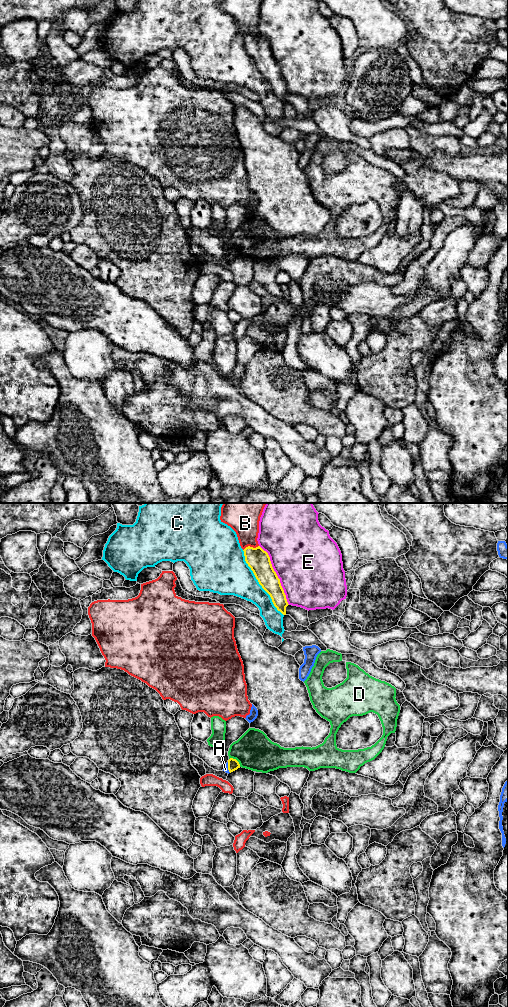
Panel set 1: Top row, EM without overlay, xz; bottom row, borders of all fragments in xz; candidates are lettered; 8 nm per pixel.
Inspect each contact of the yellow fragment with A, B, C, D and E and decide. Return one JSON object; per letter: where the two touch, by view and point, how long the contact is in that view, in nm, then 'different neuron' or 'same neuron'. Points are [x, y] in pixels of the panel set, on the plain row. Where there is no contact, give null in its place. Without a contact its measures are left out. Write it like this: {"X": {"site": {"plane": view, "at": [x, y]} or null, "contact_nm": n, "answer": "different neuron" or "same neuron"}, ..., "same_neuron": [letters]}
{"A": {"site": {"plane": "xz", "at": [228, 255]}, "contact_nm": 90, "answer": "different neuron"}, "B": {"site": {"plane": "xz", "at": [249, 34]}, "contact_nm": 130, "answer": "different neuron"}, "C": {"site": {"plane": "xz", "at": [259, 71]}, "contact_nm": 600, "answer": "different neuron"}, "D": {"site": {"plane": "xz", "at": [236, 248]}, "contact_nm": 120, "answer": "different neuron"}, "E": {"site": {"plane": "xz", "at": [276, 63]}, "contact_nm": 550, "answer": "different neuron"}, "same_neuron": []}

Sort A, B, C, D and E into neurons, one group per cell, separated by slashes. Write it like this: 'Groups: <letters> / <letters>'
Groups: A / B / C / D / E

